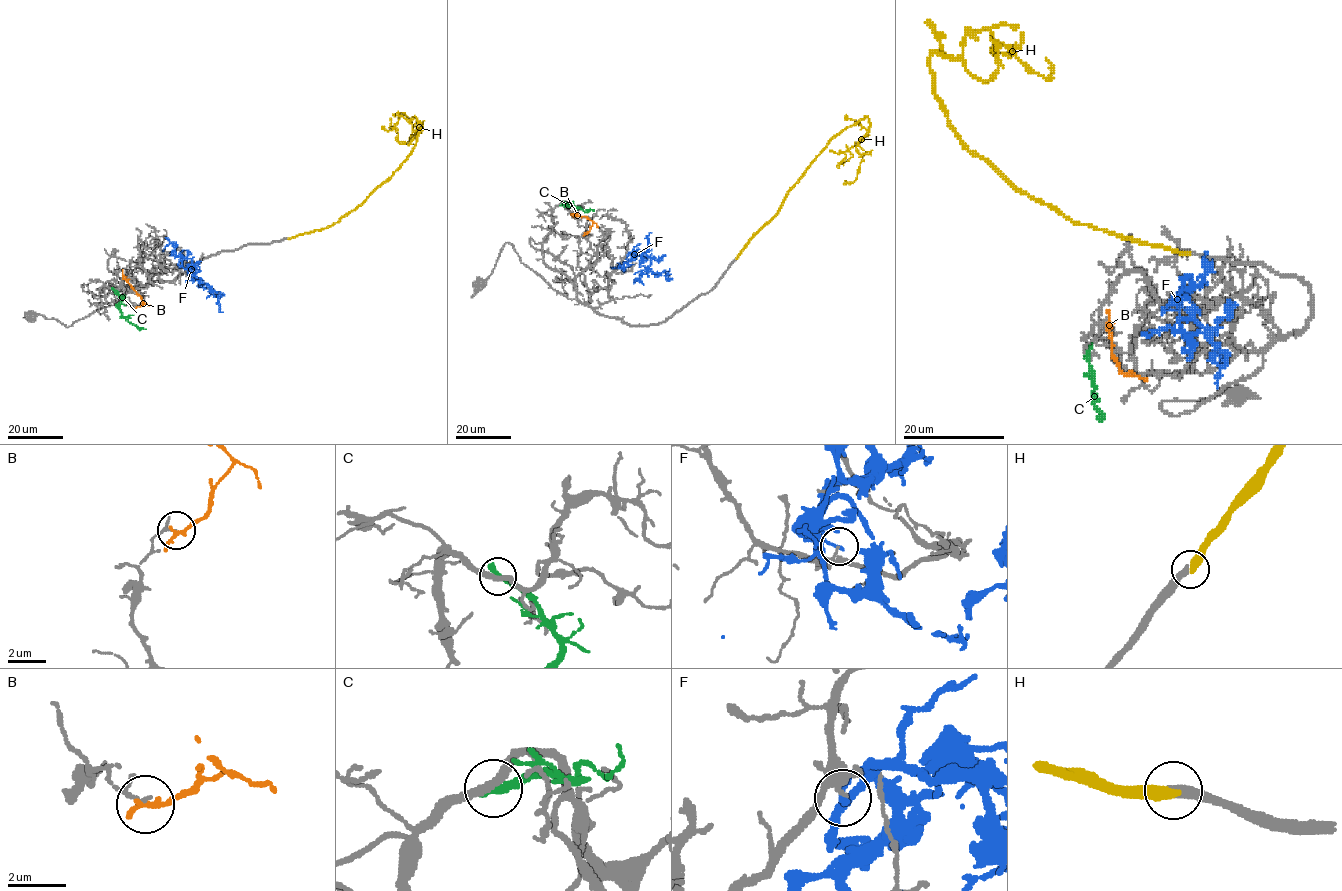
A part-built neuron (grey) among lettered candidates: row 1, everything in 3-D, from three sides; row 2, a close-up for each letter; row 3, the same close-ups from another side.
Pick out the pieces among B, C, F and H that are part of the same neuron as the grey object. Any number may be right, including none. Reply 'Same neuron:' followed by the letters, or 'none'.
Same neuron: H

